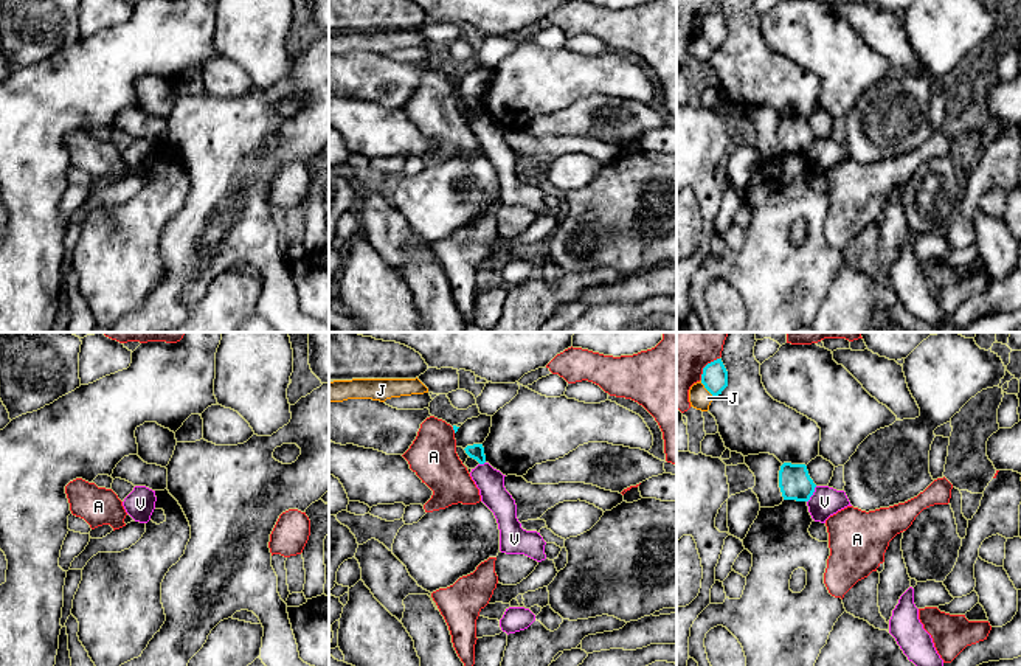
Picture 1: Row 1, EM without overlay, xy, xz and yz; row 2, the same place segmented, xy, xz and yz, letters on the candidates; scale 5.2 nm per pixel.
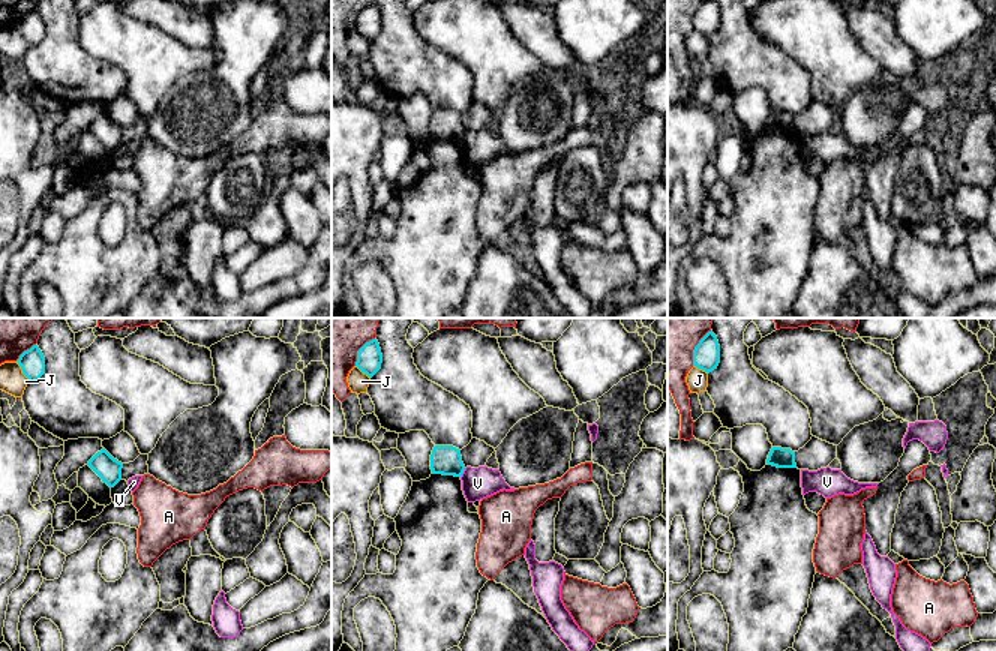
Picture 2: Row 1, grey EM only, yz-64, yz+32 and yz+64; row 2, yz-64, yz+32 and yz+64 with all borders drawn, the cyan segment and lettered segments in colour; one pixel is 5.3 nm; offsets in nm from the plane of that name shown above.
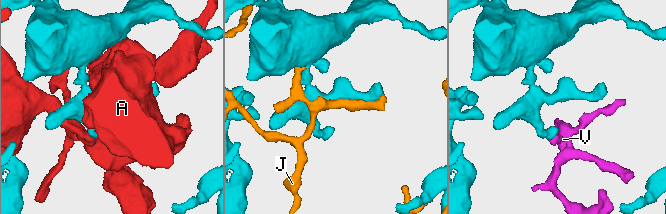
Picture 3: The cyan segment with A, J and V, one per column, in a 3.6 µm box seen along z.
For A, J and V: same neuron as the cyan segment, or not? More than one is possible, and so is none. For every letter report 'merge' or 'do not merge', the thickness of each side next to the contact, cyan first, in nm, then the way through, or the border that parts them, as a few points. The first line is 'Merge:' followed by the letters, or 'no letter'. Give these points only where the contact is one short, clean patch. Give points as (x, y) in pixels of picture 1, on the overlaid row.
Merge: no letter
A: do not merge; 140 nm thick on the cyan side, 460 nm on the other
J: do not merge; 140 nm thick on the cyan side, 110 nm on the other
V: do not merge; 170 nm thick on the cyan side, 150 nm on the other; border along yz (816, 486), (807, 502)

